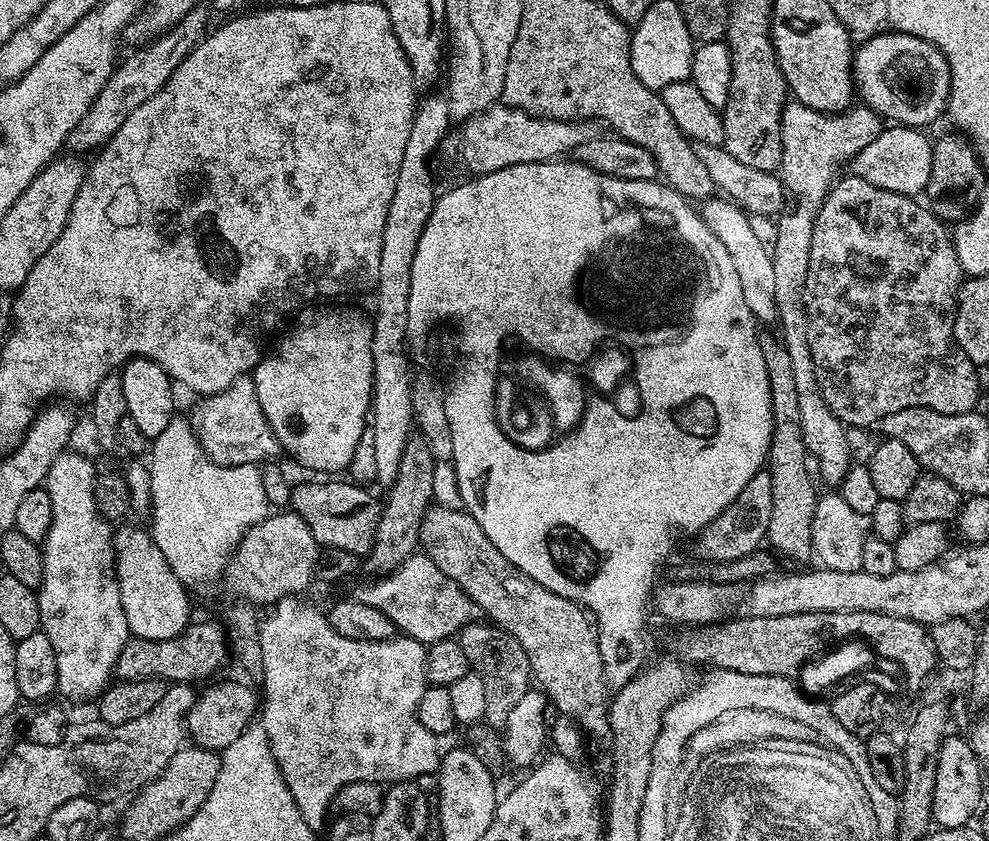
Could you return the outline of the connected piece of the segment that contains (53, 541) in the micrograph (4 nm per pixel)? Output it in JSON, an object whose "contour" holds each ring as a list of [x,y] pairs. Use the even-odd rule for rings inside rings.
{"contour":[[[66,450],[50,466],[46,487],[52,503],[52,521],[42,541],[44,581],[40,584],[40,627],[54,645],[58,658],[59,695],[68,700],[95,701],[113,679],[118,654],[130,639],[126,614],[122,610],[122,594],[116,577],[116,545],[114,528],[98,510],[94,490],[98,468],[84,456]]]}

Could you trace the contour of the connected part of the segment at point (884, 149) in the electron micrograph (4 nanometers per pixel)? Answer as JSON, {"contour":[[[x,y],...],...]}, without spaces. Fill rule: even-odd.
{"contour":[[[887,127],[869,146],[859,151],[850,168],[853,175],[870,182],[872,186],[915,197],[921,195],[928,186],[932,173],[932,144],[922,133],[912,128]]]}

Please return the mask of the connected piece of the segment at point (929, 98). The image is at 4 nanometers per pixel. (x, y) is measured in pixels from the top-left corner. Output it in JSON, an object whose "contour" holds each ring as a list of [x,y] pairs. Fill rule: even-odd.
{"contour":[[[885,30],[854,52],[854,88],[865,105],[885,121],[932,124],[945,115],[950,94],[950,68],[933,44],[905,32]]]}

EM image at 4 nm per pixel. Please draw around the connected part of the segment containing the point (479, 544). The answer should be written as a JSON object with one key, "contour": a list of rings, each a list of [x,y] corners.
{"contour":[[[432,506],[428,512],[425,513],[420,523],[420,543],[419,547],[422,549],[423,555],[429,556],[434,562],[434,566],[438,566],[438,570],[442,570],[442,574],[446,574],[446,578],[450,578],[454,582],[458,582],[458,586],[465,594],[473,600],[477,609],[481,613],[484,612],[489,621],[495,624],[497,628],[504,629],[522,646],[522,650],[526,650],[526,658],[530,662],[530,670],[532,671],[532,679],[538,685],[539,691],[543,692],[548,697],[551,707],[562,716],[570,716],[580,726],[581,732],[585,737],[596,740],[607,741],[610,733],[608,731],[608,714],[604,707],[606,704],[606,696],[604,700],[604,692],[606,693],[606,685],[604,682],[604,671],[602,670],[602,654],[600,653],[600,641],[598,639],[597,629],[594,627],[593,621],[590,619],[589,613],[577,601],[567,600],[565,596],[554,594],[550,590],[546,590],[546,586],[542,586],[538,582],[534,582],[534,578],[530,578],[526,574],[522,574],[515,566],[509,562],[506,557],[498,550],[498,546],[494,546],[494,542],[490,542],[490,538],[486,538],[486,534],[482,530],[482,526],[478,526],[478,522],[474,522],[474,518],[466,511],[456,508],[438,508]]]}

